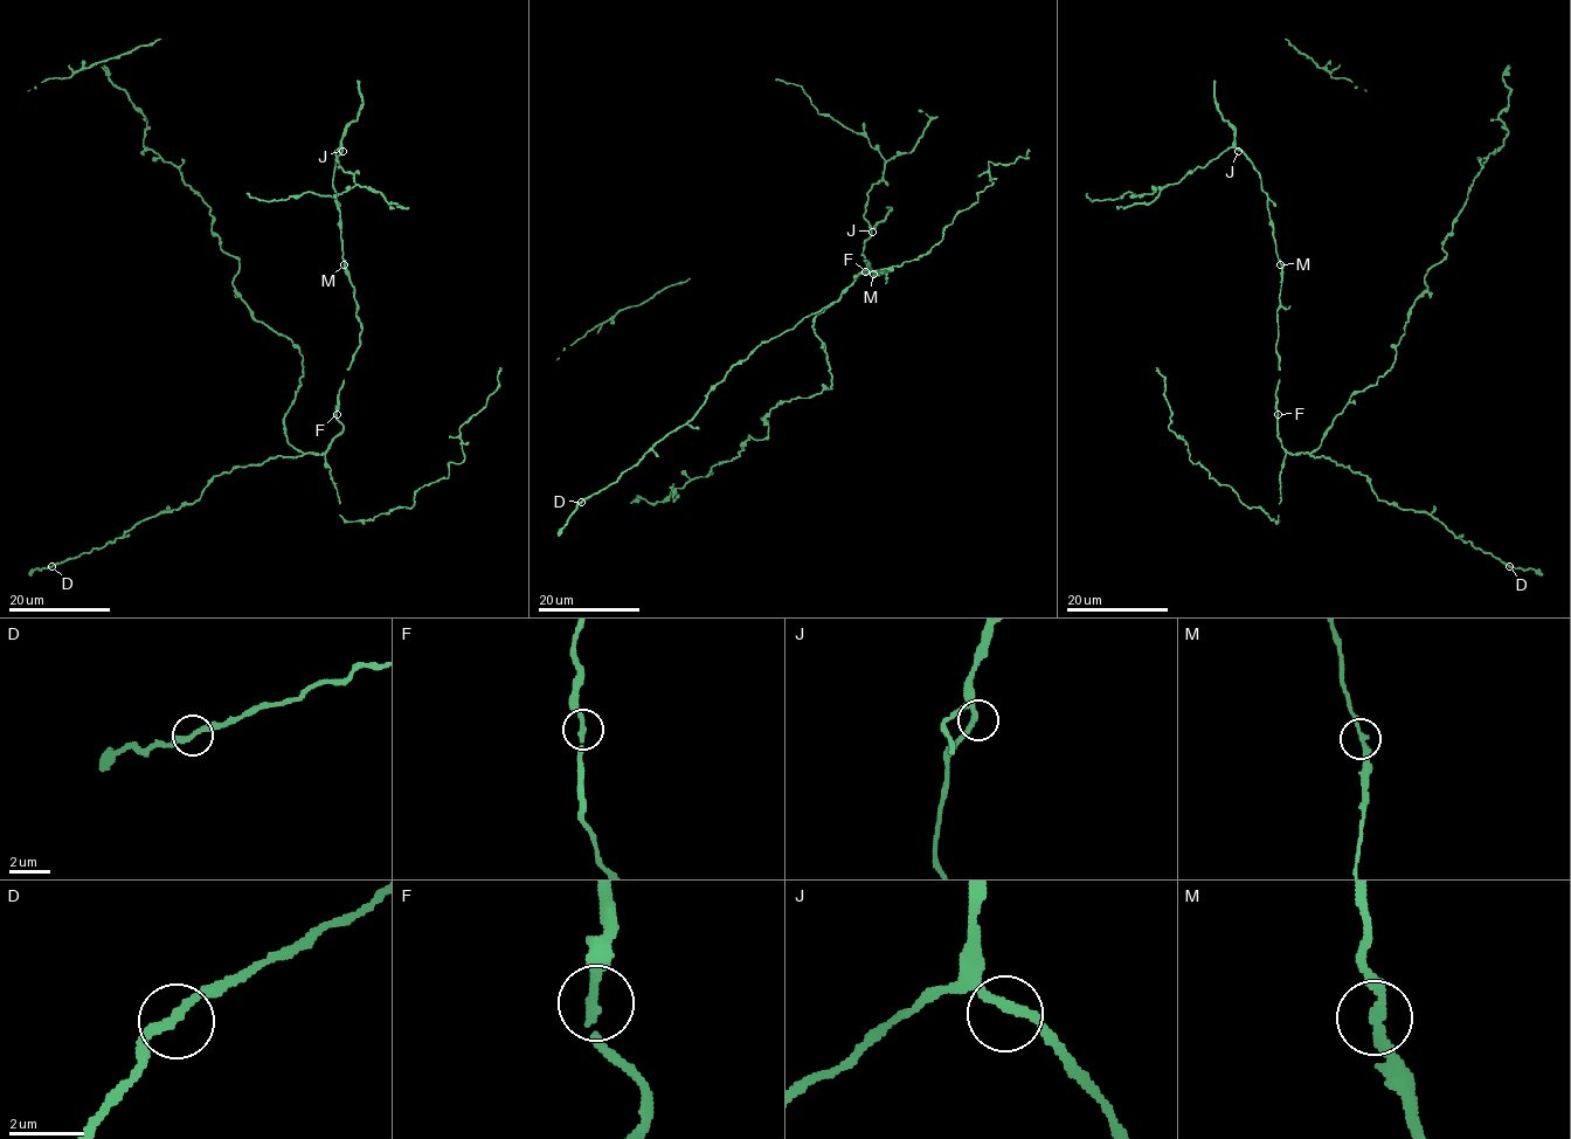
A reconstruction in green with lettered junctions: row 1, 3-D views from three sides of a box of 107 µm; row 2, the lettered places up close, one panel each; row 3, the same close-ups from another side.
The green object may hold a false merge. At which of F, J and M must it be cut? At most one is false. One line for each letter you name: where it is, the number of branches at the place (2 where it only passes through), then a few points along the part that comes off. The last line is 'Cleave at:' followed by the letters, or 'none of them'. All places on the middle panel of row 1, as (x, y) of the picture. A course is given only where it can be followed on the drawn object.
Cleave at: none of them

